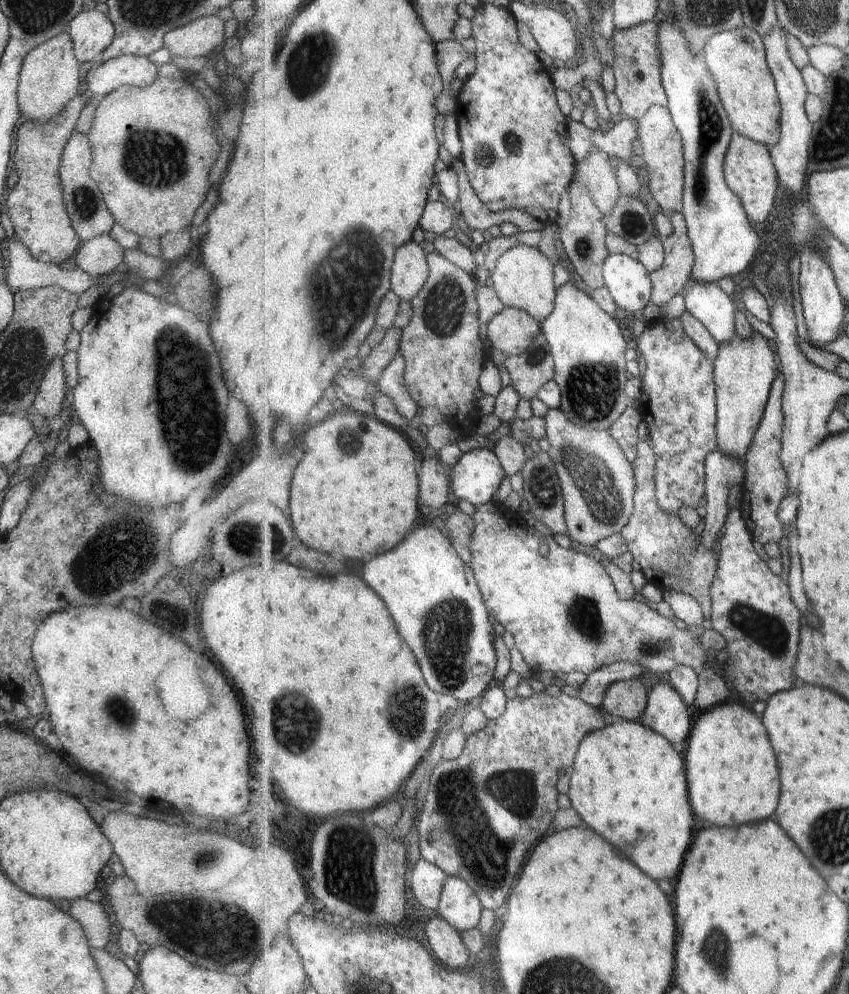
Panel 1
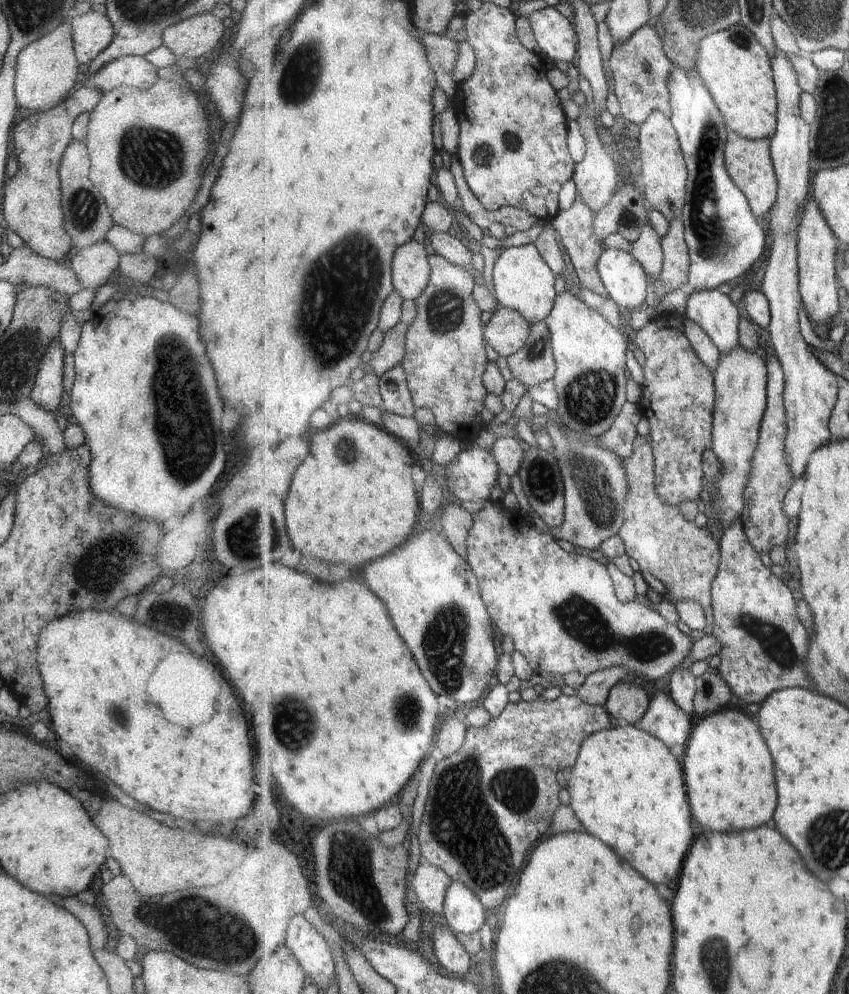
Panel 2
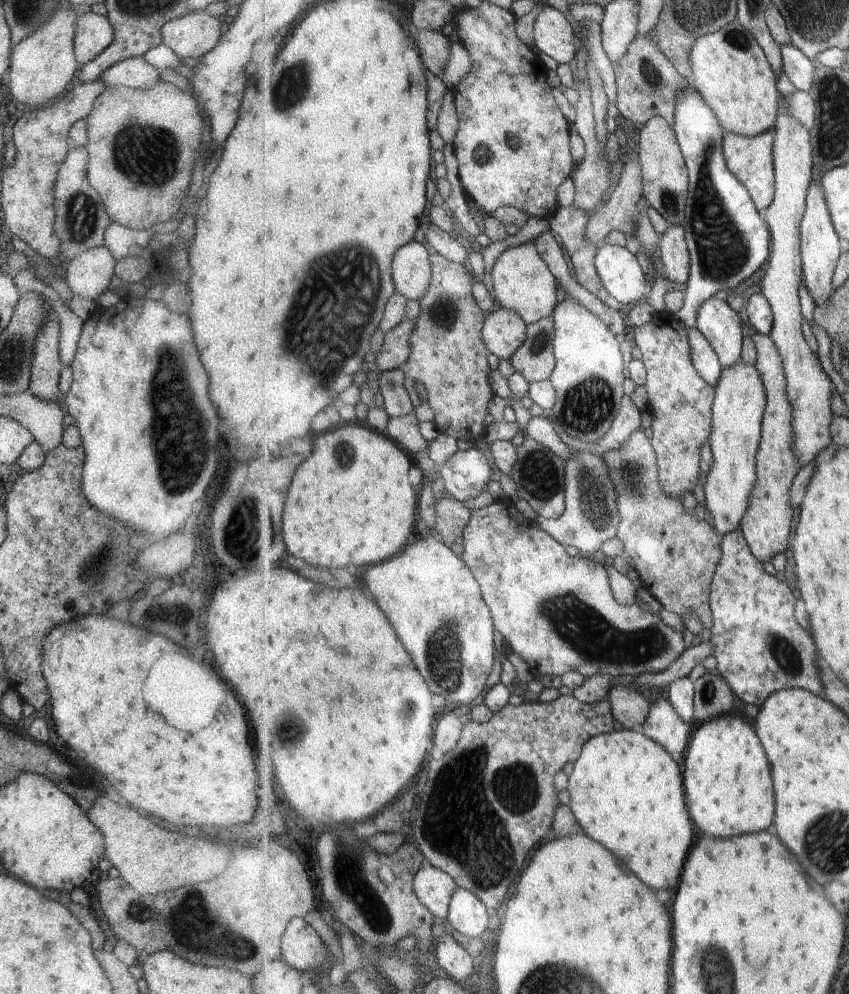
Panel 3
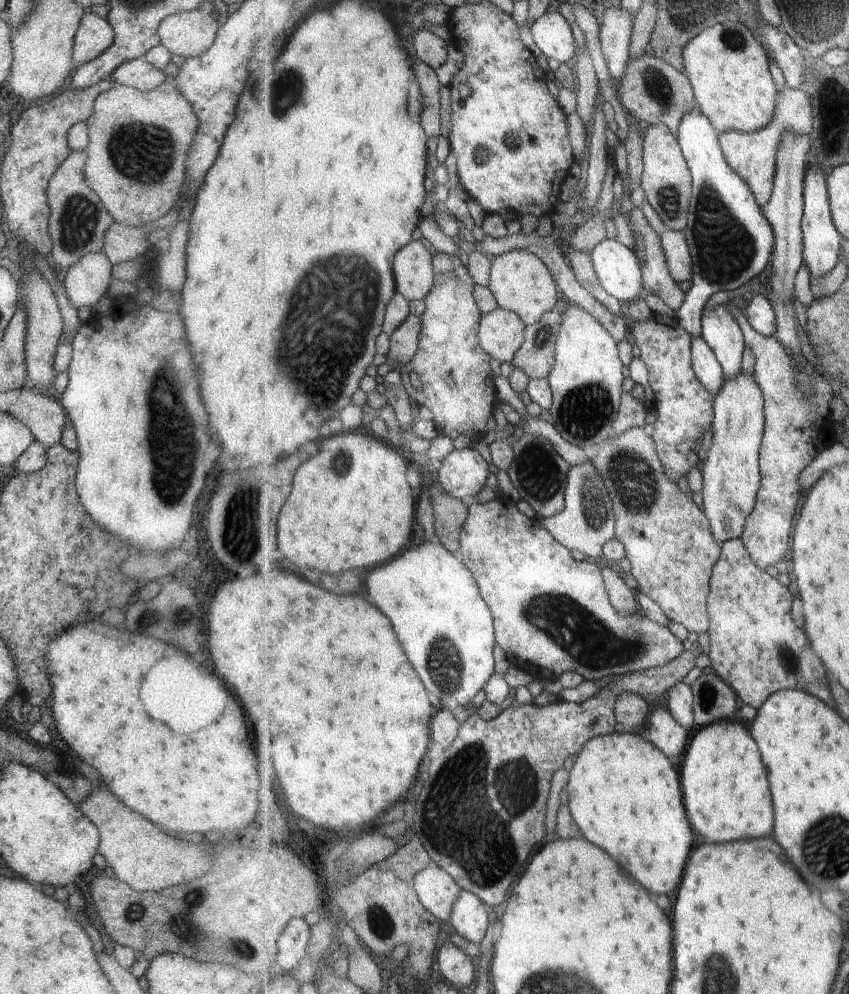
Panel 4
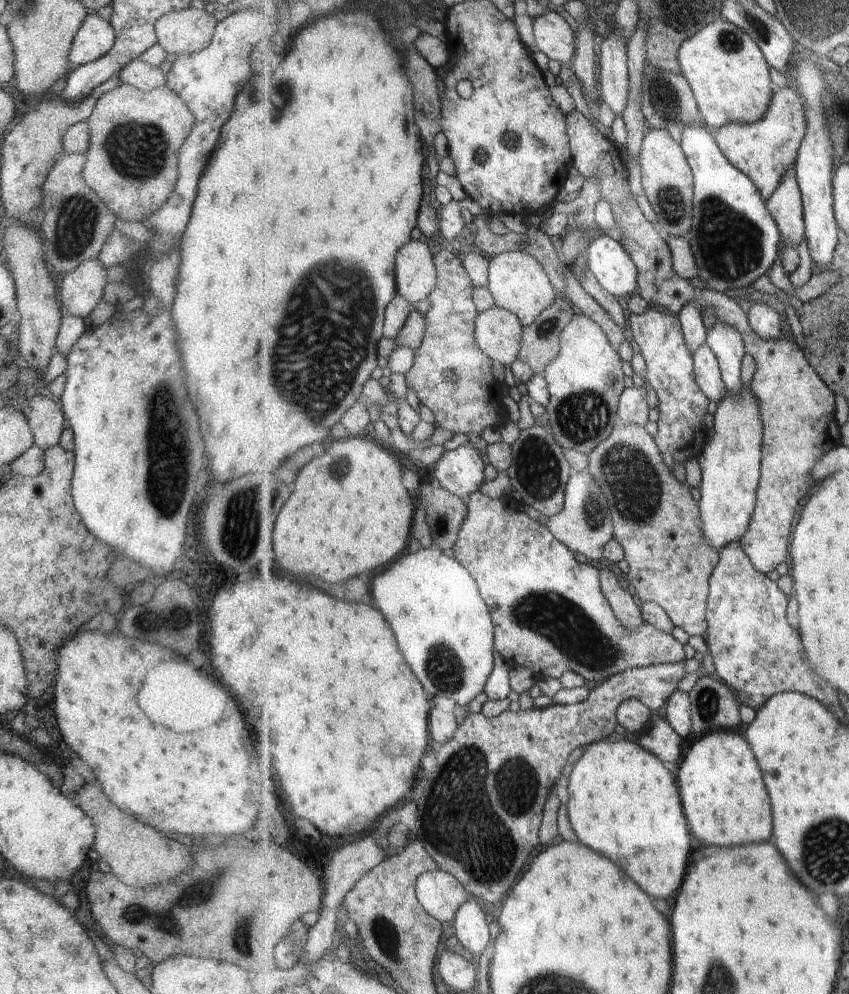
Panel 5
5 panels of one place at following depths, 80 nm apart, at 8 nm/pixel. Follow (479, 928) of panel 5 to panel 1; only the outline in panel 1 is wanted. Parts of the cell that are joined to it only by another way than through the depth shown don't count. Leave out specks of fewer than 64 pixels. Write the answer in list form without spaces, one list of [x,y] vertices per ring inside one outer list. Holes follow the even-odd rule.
[[[448,876],[438,913],[458,931],[475,928],[481,922],[483,903],[477,893],[459,877]]]

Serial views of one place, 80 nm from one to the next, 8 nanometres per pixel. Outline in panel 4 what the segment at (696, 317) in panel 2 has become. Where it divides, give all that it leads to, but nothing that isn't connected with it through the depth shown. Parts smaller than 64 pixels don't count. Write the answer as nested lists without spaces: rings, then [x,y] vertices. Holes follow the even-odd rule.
[[[727,304],[705,309],[702,322],[702,338],[715,352],[725,372],[725,378],[739,376],[742,372],[741,362],[745,354],[746,338],[737,320],[729,312]]]

